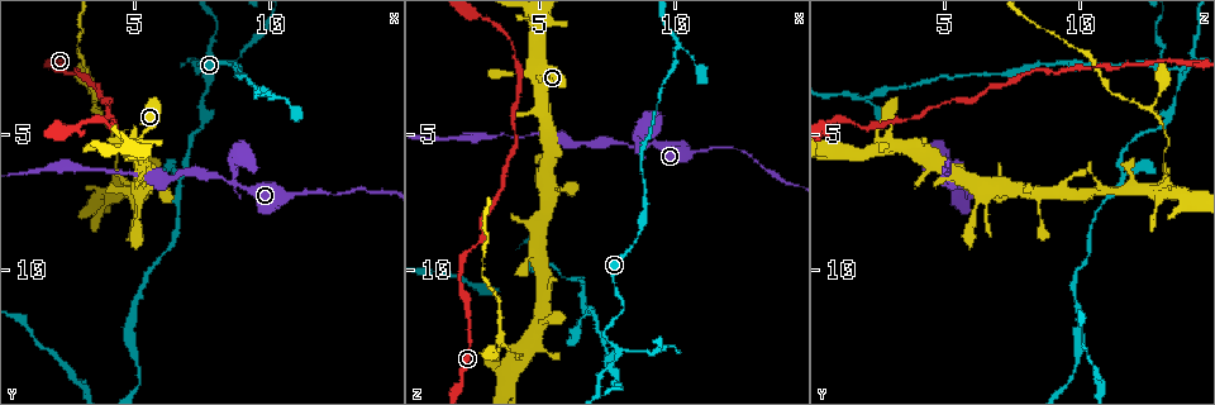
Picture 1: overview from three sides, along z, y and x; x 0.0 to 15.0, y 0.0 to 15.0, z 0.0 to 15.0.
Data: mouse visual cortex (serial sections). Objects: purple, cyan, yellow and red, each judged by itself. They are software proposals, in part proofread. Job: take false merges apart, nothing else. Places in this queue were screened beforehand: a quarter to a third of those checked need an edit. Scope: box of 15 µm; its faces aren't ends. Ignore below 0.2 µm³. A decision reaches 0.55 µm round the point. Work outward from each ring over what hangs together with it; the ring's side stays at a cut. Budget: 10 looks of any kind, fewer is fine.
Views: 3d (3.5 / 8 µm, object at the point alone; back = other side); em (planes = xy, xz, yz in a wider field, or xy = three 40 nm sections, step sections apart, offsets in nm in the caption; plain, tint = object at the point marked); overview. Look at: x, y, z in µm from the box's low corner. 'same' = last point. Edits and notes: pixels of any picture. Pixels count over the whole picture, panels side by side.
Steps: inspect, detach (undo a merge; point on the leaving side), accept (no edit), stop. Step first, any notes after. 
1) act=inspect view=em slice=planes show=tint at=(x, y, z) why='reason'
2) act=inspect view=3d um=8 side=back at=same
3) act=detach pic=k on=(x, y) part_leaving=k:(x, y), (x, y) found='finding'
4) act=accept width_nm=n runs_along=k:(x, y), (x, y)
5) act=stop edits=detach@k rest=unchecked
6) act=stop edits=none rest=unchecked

act=inspect view=em slice=xy step=3 show=tint at=(10.9, 7.1, 5.5) why='thick turns thin'

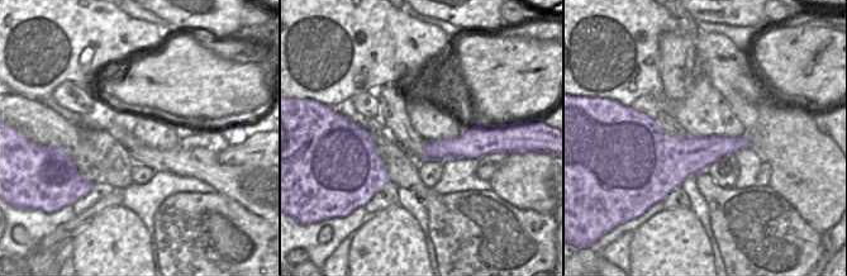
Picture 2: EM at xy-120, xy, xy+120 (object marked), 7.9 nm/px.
act=inspect view=3d um=3.5 at=same why='see where the arms go'

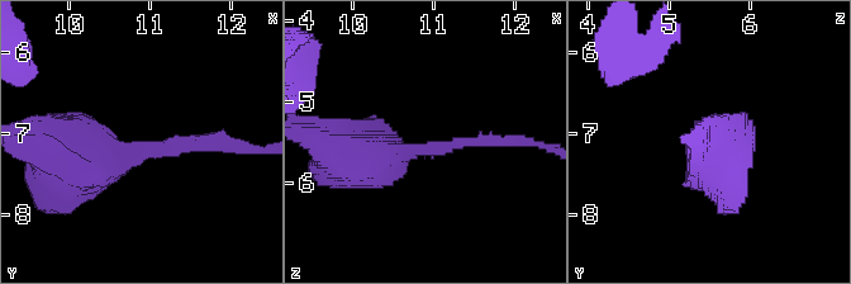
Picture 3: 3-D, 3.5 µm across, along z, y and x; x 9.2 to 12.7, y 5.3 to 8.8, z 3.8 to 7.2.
act=accept arm_widths_nm=150,600 runs_along=3:(337, 155), (516, 142) found='continuous, no second cell'

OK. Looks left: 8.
act=inspect view=3d um=8 side=back at=(5.1, 5.4, 2.6) why='branch point'

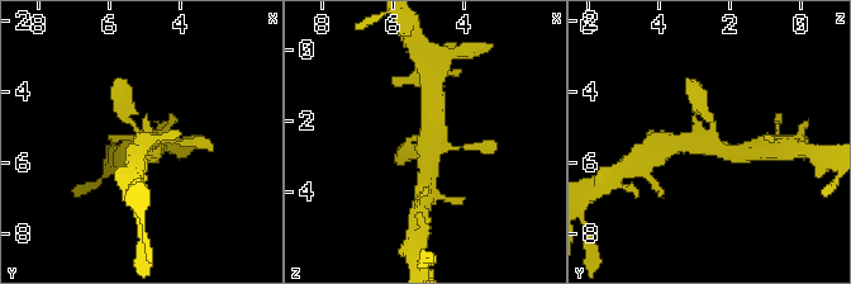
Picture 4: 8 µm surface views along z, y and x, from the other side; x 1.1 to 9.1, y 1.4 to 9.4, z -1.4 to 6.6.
act=inspect view=em slice=planes show=tint at=(5.1, 5.4, 2.6) why='need the tissue'

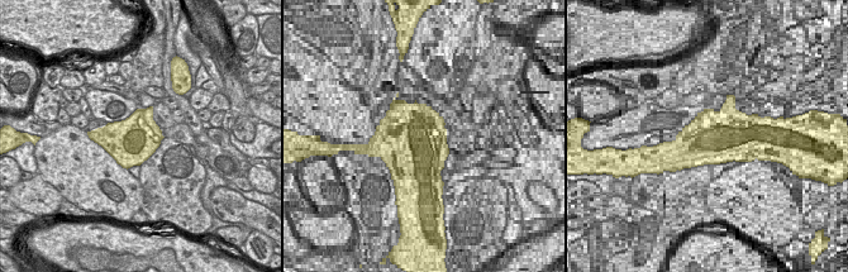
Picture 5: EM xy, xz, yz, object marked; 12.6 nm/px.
act=accept runs_along=4:(706, 114), (706, 141), (669, 141) found='one cell here'

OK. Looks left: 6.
act=inspect view=3d um=3.5 at=(10.1, 3.6, 1.7) why='abrupt turn'

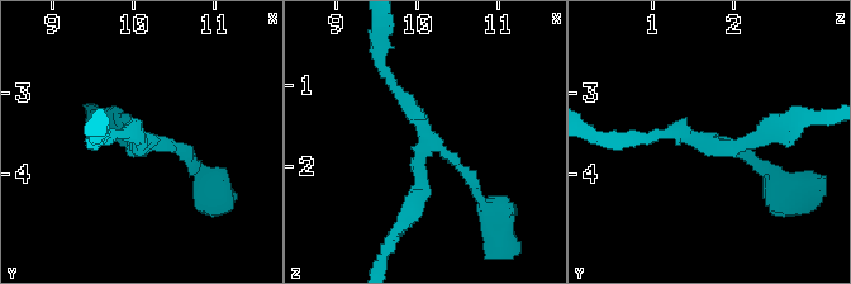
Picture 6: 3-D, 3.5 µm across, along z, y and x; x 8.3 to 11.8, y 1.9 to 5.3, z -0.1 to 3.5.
act=inspect view=em slice=planes show=tint at=(10.10, 3.65, 1.75)

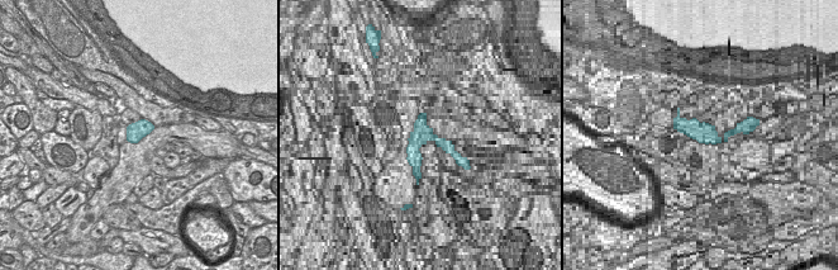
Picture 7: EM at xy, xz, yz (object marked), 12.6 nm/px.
act=accept runs_along=6:(126, 124), (196, 166) found='one cell here'

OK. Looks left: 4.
act=inspect view=3d um=3.5 at=(4.3, 6.8, 13.3) why='abrupt turn'

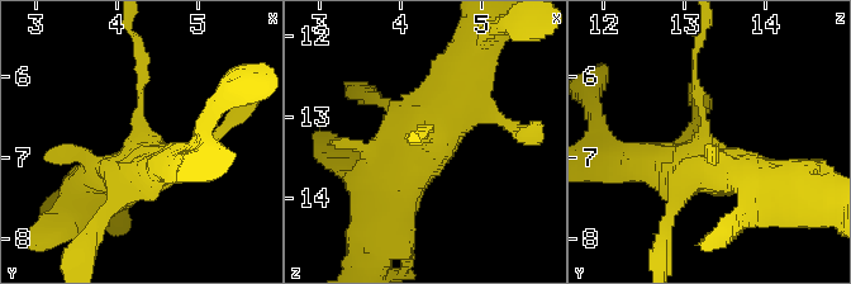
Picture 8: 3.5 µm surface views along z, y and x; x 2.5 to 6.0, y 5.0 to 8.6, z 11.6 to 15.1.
act=inspect view=em slice=xy step=2 show=tint at=(4.30, 6.75, 13.30)

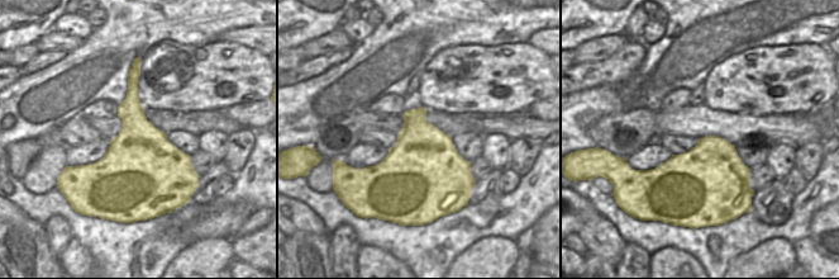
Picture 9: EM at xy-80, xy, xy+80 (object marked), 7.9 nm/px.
act=detach pic=8 on=(143, 69) part_leaving=8:(141, 113), (144, 58), (133, 36) found='two cells meet here'

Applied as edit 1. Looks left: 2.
act=stop edits=detach@8 rest=unchecked

